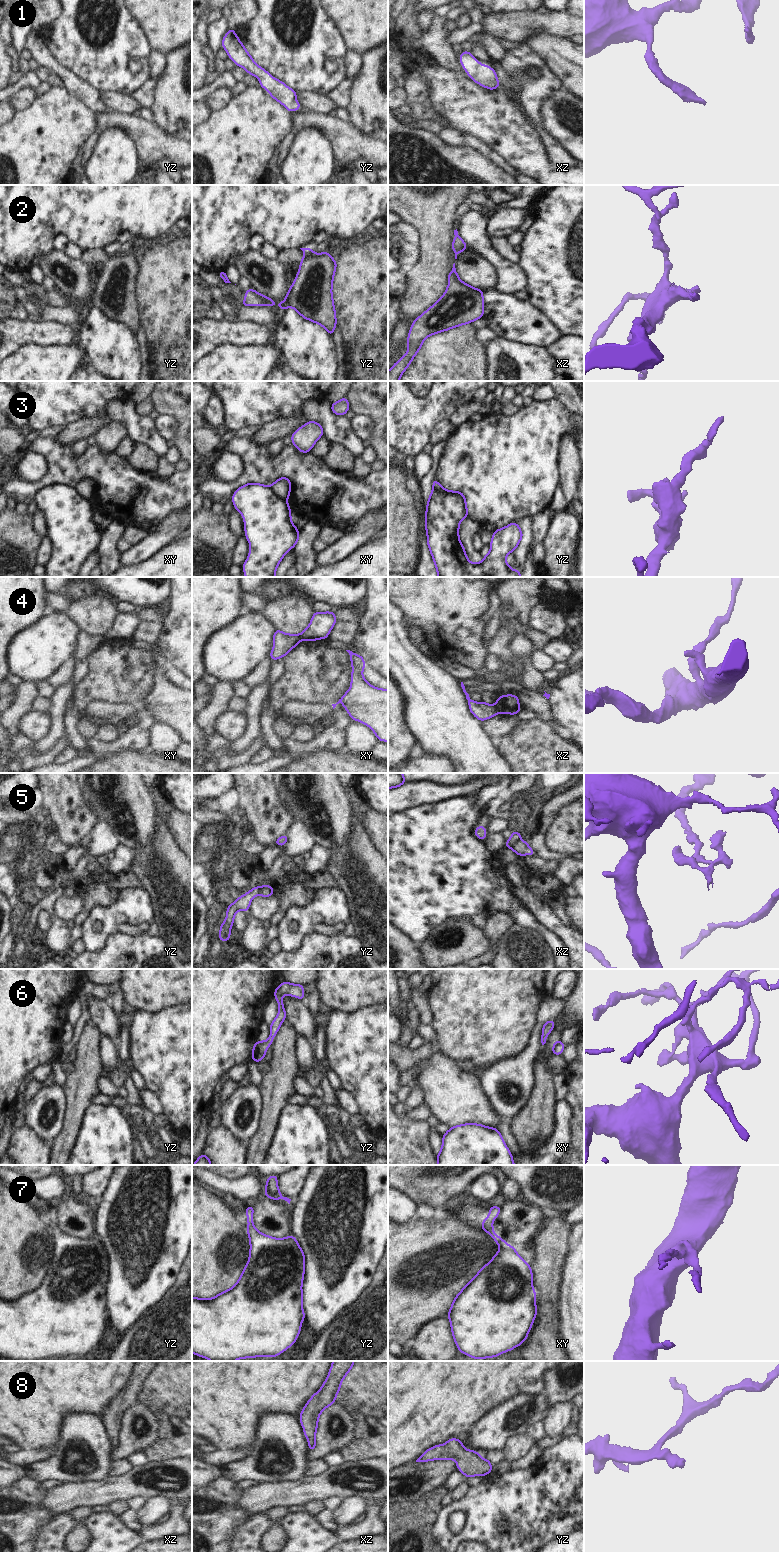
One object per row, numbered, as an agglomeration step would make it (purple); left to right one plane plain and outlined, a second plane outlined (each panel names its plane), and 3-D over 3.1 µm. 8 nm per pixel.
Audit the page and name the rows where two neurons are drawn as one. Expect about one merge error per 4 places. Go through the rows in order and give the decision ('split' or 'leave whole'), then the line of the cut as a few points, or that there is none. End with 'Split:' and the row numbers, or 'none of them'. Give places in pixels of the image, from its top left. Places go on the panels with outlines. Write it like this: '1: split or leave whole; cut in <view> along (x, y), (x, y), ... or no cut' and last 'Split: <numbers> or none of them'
1: leave whole; no cut
2: leave whole; no cut
3: split; cut in xy along (269, 486), (286, 499)
4: split; cut in xz along (494, 705), (500, 711)
5: split; cut in xz along (519, 838), (510, 847)
6: leave whole; no cut
7: leave whole; no cut
8: leave whole; no cut
Split: 3, 4, 5

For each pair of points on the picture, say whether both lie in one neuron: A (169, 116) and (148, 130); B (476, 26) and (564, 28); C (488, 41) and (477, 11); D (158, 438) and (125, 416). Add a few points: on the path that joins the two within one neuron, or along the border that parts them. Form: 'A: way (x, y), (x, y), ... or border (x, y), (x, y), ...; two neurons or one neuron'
A: border (152, 120), (165, 131), (177, 135); two neurons
B: border (486, 10), (483, 16), (482, 32); two neurons
C: border (479, 34), (473, 34), (468, 41); two neurons
D: way (150, 430), (140, 428), (133, 421); one neuron

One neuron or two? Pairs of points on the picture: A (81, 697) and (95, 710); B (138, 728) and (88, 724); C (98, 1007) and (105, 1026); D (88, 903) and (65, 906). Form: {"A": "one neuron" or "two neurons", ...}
{"A": "two neurons", "B": "two neurons", "C": "one neuron", "D": "one neuron"}

